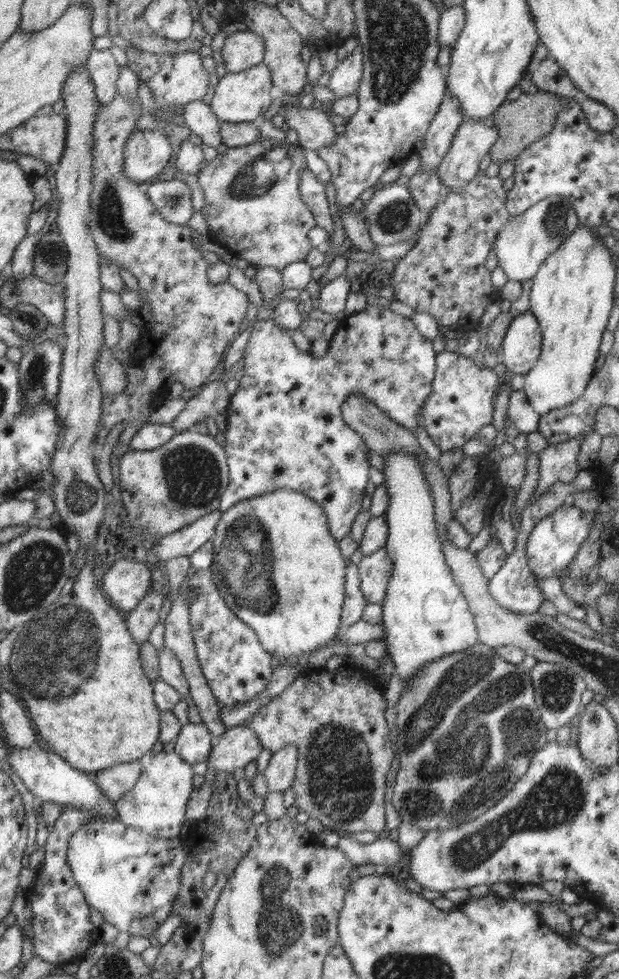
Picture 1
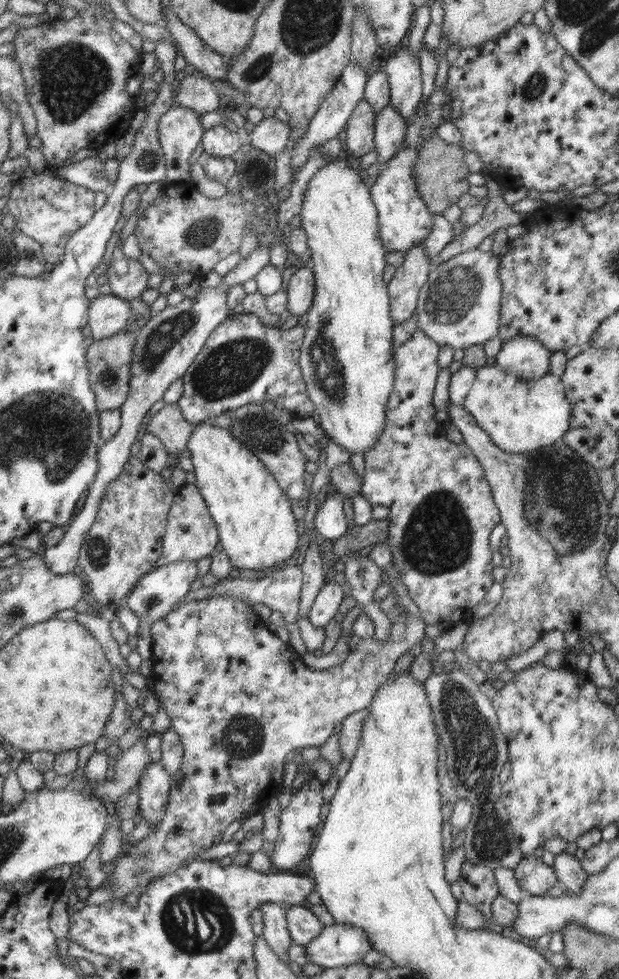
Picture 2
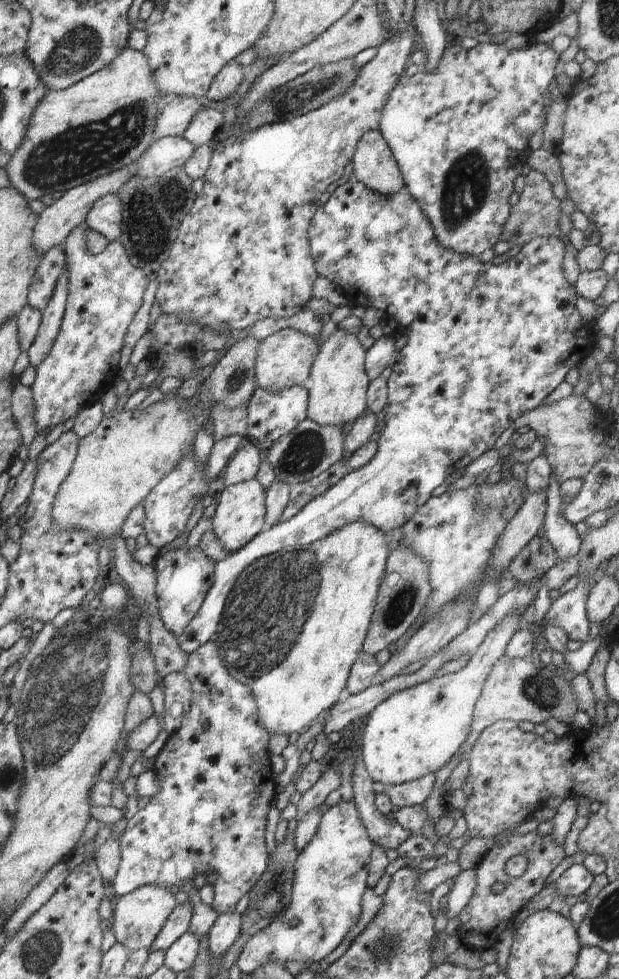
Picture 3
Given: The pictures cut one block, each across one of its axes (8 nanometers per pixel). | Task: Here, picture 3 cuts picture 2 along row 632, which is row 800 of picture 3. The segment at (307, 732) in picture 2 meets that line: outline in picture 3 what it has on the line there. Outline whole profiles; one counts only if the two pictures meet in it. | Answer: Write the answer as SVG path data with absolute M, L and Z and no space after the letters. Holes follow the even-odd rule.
M215 639L200 646L200 648L187 656L187 666L184 666L182 674L186 676L188 683L192 686L192 704L184 716L184 720L182 720L182 726L170 735L164 748L155 757L152 766L153 771L160 778L160 790L158 790L158 794L150 800L150 804L144 810L139 810L131 820L128 820L124 834L119 838L120 853L122 855L120 867L110 885L114 888L117 898L120 898L130 894L130 892L134 892L134 890L138 890L142 886L150 884L166 888L176 886L179 889L187 889L190 887L189 883L193 882L198 874L203 874L208 879L207 884L214 888L214 902L212 902L211 908L220 916L235 911L239 900L246 893L252 891L254 884L258 882L262 874L265 874L267 868L269 855L266 848L265 828L267 826L269 805L275 797L274 786L276 778L271 770L271 756L268 750L268 742L272 735L270 732L266 732L262 728L262 724L258 722L258 708L256 708L256 702L254 702L254 696L252 696L250 688L230 676L225 668L218 646L215 644ZM426 774L418 780L411 782L406 782L400 785L388 785L378 782L372 784L374 788L374 793L382 792L390 798L391 804L393 806L410 807L410 806L420 806L426 801L433 791L435 784L435 774Z

